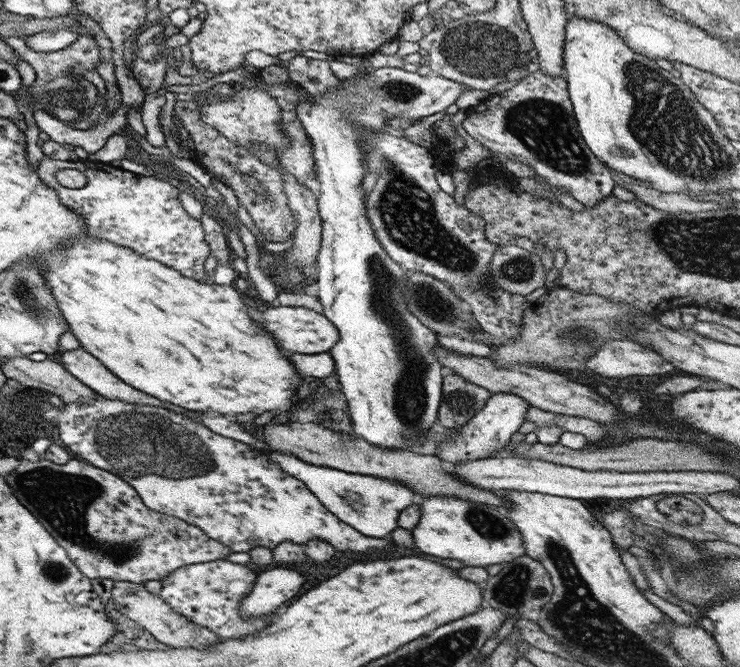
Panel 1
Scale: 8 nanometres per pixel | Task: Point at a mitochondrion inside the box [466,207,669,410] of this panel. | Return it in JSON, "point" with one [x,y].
{"point":[518,269]}

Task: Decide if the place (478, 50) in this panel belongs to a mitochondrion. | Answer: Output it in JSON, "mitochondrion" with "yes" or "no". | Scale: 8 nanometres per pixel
{"mitochondrion":"yes"}

